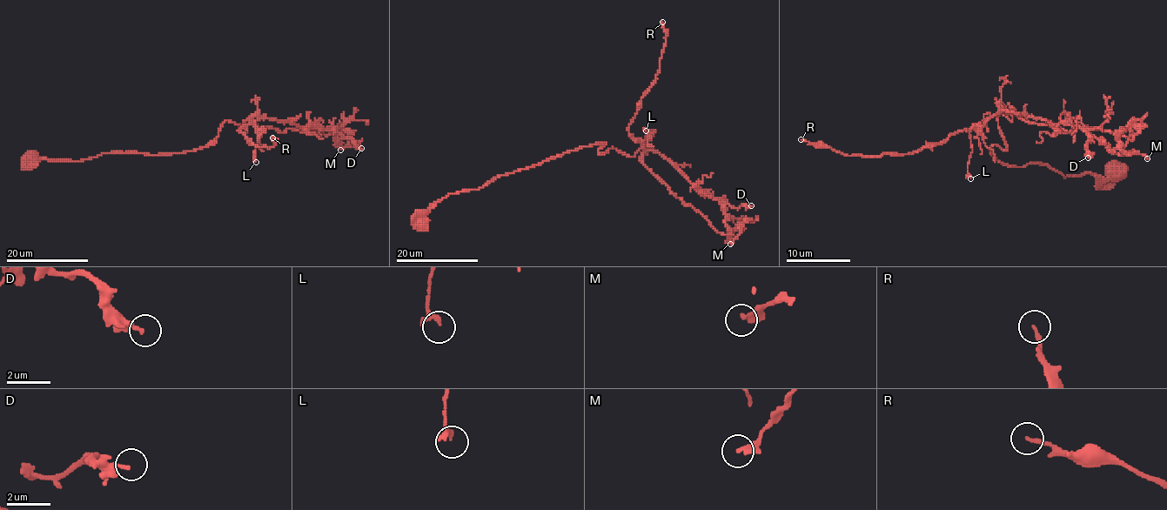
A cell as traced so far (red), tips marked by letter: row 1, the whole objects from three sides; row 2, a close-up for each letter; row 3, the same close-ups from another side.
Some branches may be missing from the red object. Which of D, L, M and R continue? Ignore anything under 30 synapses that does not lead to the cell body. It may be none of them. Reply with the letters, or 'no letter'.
no letter

